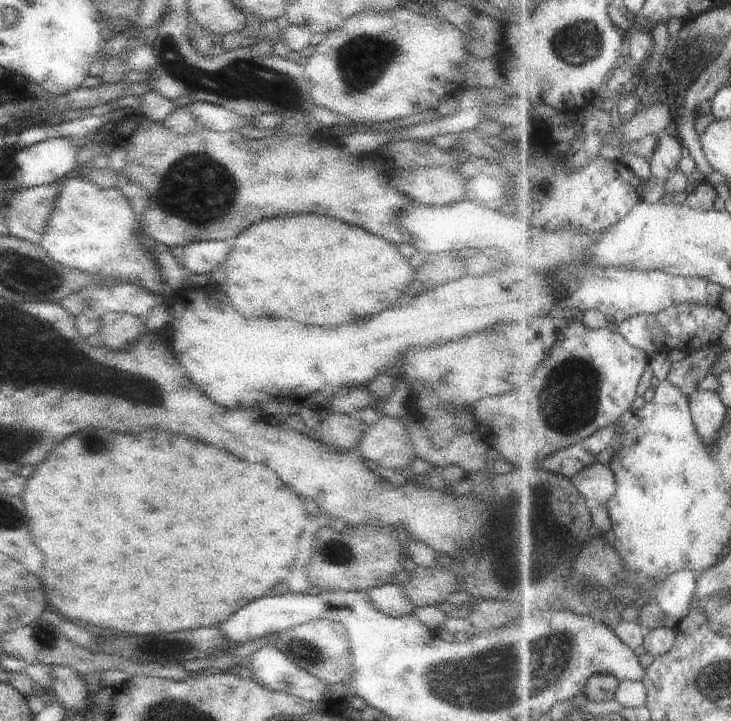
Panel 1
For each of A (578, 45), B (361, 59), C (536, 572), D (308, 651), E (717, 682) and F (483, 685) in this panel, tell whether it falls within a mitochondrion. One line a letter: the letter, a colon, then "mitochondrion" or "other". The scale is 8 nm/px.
A: mitochondrion
B: mitochondrion
C: mitochondrion
D: mitochondrion
E: mitochondrion
F: mitochondrion

